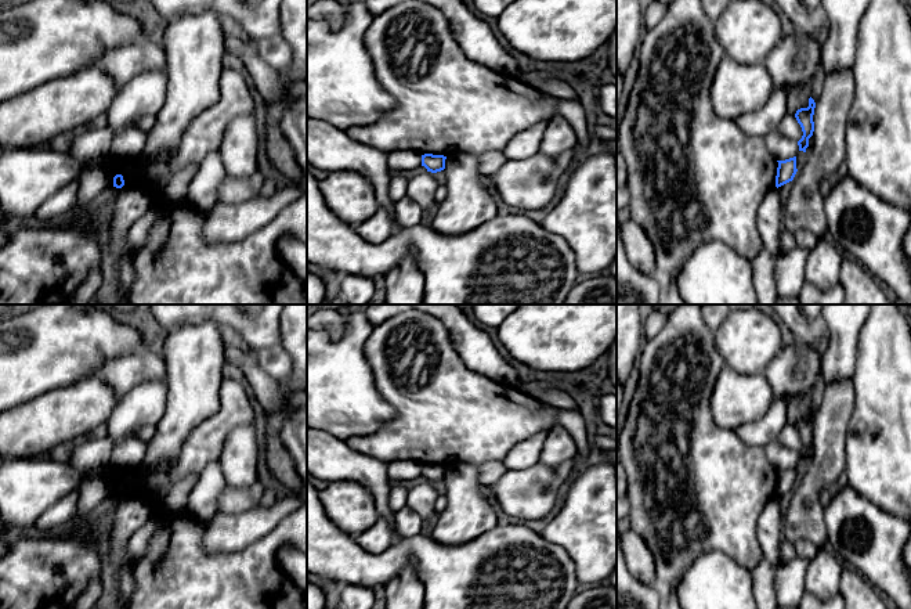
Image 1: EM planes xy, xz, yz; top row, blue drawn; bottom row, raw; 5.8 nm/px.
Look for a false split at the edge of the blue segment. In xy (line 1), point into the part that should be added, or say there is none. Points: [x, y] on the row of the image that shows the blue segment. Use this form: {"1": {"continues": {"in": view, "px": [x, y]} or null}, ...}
{"1": {"continues": null}}

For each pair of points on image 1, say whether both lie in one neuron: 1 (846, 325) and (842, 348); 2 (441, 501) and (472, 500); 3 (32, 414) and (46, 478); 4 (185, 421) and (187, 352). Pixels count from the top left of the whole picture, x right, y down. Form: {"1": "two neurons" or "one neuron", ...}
{"1": "one neuron", "2": "two neurons", "3": "two neurons", "4": "one neuron"}

